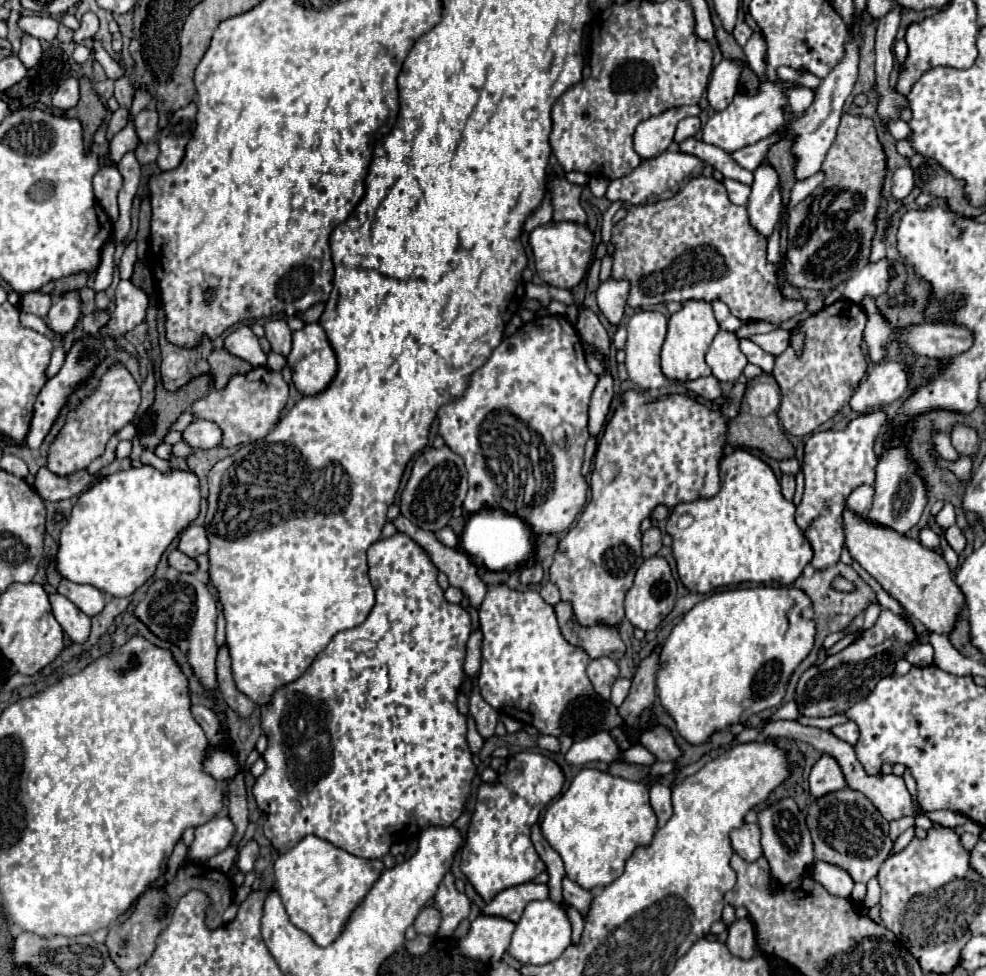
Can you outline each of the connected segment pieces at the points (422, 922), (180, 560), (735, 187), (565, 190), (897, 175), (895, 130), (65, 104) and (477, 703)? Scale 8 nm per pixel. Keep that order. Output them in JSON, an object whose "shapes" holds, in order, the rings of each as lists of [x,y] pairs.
{"shapes":[[[[426,906],[426,908],[422,908],[420,914],[416,916],[414,928],[416,928],[418,934],[436,936],[436,934],[438,934],[438,928],[440,928],[440,922],[442,922],[440,912],[438,912],[434,906]]],[[[172,550],[170,556],[168,556],[168,562],[172,568],[180,570],[180,572],[196,572],[198,570],[198,562],[190,556],[186,556],[184,552],[180,550]]],[[[722,180],[722,184],[726,186],[726,190],[730,192],[730,200],[738,206],[746,206],[748,204],[748,196],[750,196],[750,186],[742,184],[738,180]]],[[[562,178],[548,180],[552,188],[552,206],[554,206],[554,220],[556,222],[576,222],[586,224],[586,212],[580,204],[584,187],[570,184]]],[[[902,166],[902,168],[896,168],[896,172],[892,174],[892,196],[896,200],[902,200],[910,194],[912,186],[914,186],[914,172],[910,166]]],[[[896,120],[888,126],[888,132],[894,136],[894,140],[908,140],[912,136],[910,126],[904,120]]],[[[68,78],[66,82],[60,84],[60,88],[56,90],[52,104],[60,110],[70,110],[78,104],[80,100],[80,88],[78,88],[78,78]]],[[[474,680],[474,690],[472,690],[472,696],[470,696],[470,714],[474,716],[476,720],[476,728],[480,732],[482,738],[492,738],[494,736],[494,730],[496,730],[496,724],[498,724],[498,712],[482,700],[478,688],[476,688],[476,680]]]]}

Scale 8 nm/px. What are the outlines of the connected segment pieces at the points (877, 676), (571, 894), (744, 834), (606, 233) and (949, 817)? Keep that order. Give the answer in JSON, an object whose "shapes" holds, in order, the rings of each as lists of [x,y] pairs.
{"shapes":[[[[882,608],[878,620],[872,628],[864,630],[862,636],[846,646],[842,652],[828,656],[824,664],[808,668],[796,686],[796,704],[804,716],[834,716],[844,714],[852,704],[868,698],[876,684],[894,674],[896,662],[906,656],[906,652],[918,646],[918,636],[914,626],[906,616],[894,614]]],[[[564,878],[564,882],[562,882],[562,894],[564,894],[564,900],[566,900],[572,908],[576,908],[584,918],[588,916],[590,906],[592,906],[592,898],[594,898],[590,890],[582,888],[580,884],[572,882],[570,878]]],[[[744,824],[742,828],[736,828],[730,832],[730,840],[734,842],[734,850],[746,860],[754,862],[762,856],[760,846],[760,826],[758,824]]],[[[620,201],[614,202],[606,212],[604,212],[604,222],[602,222],[602,242],[610,242],[610,236],[612,236],[612,226],[614,226],[614,222],[612,222],[612,216],[616,214],[616,210],[620,208],[622,204]]],[[[937,810],[924,812],[932,822],[936,822],[936,824],[942,824],[942,826],[948,826],[948,828],[956,828],[956,826],[962,826],[962,824],[966,824],[966,816],[962,816],[962,814],[958,814],[958,812],[952,812],[948,810]]]]}

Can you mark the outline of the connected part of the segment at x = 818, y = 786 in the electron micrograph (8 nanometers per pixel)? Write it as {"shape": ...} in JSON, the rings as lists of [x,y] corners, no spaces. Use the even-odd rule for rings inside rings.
{"shape":[[[822,754],[810,772],[812,796],[824,796],[826,792],[836,792],[838,788],[844,786],[846,786],[846,778],[842,774],[840,764],[832,756]]]}

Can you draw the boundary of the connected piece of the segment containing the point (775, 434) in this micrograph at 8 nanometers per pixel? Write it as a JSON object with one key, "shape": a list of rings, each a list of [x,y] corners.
{"shape":[[[742,402],[740,414],[728,424],[728,442],[736,448],[756,448],[774,460],[792,458],[796,454],[778,424],[778,416],[750,416],[746,402]]]}

